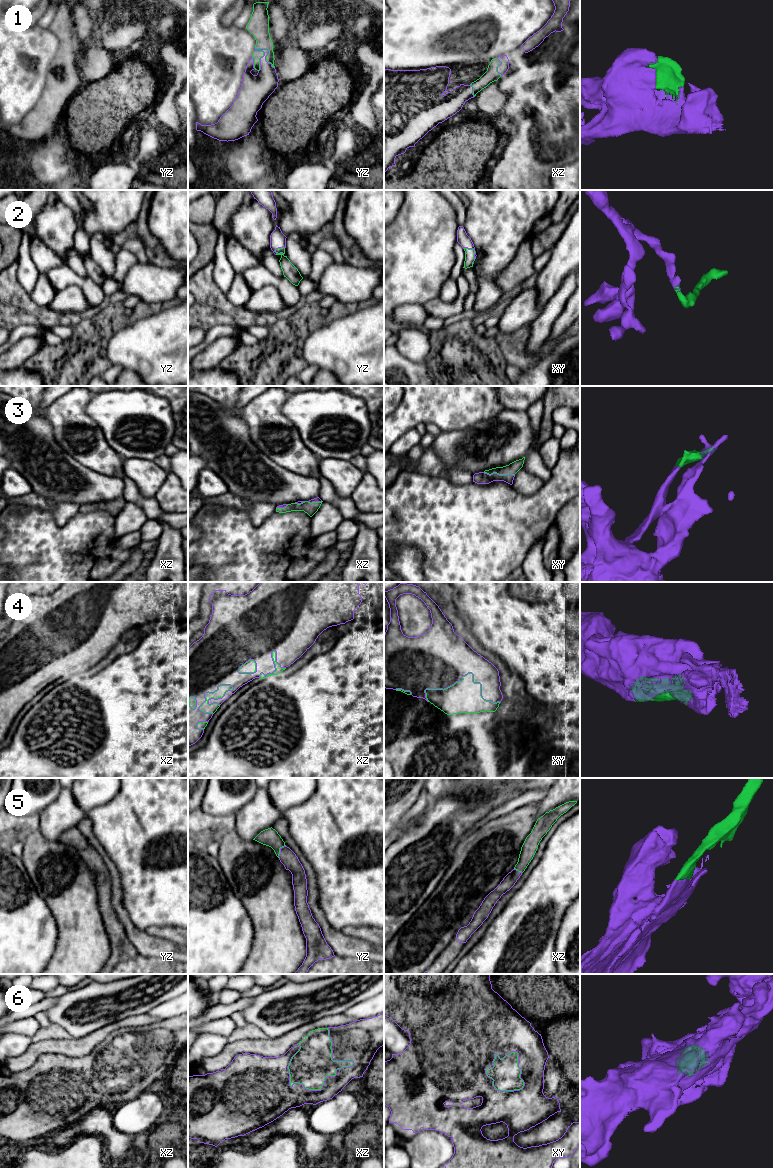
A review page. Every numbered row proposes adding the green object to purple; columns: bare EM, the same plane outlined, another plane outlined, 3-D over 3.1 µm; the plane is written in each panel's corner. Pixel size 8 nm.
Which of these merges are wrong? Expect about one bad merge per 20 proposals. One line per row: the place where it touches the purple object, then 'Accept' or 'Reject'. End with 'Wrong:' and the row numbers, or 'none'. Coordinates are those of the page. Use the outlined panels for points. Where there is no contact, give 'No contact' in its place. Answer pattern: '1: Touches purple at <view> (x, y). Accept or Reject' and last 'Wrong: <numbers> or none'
1: Touches purple at yz (265, 57). Accept
2: Touches purple at yz (277, 248). Accept
3: Touches purple at xy (498, 474). Accept
4: Touches purple at xy (470, 672). Accept
5: Touches purple at yz (280, 851). Accept
6: Touches purple at xz (343, 1067). Accept
Wrong: none

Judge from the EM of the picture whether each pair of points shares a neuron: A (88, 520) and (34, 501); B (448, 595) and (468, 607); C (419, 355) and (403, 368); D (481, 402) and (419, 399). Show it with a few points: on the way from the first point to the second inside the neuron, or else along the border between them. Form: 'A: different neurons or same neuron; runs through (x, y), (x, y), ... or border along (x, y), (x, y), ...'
A: different neurons; border along (79, 511), (63, 525), (56, 523), (51, 512)
B: different neurons; border along (454, 592), (454, 604), (463, 621)
C: different neurons; border along (394, 345), (403, 356), (422, 363)
D: same neuron; runs through (466, 399), (434, 399)

